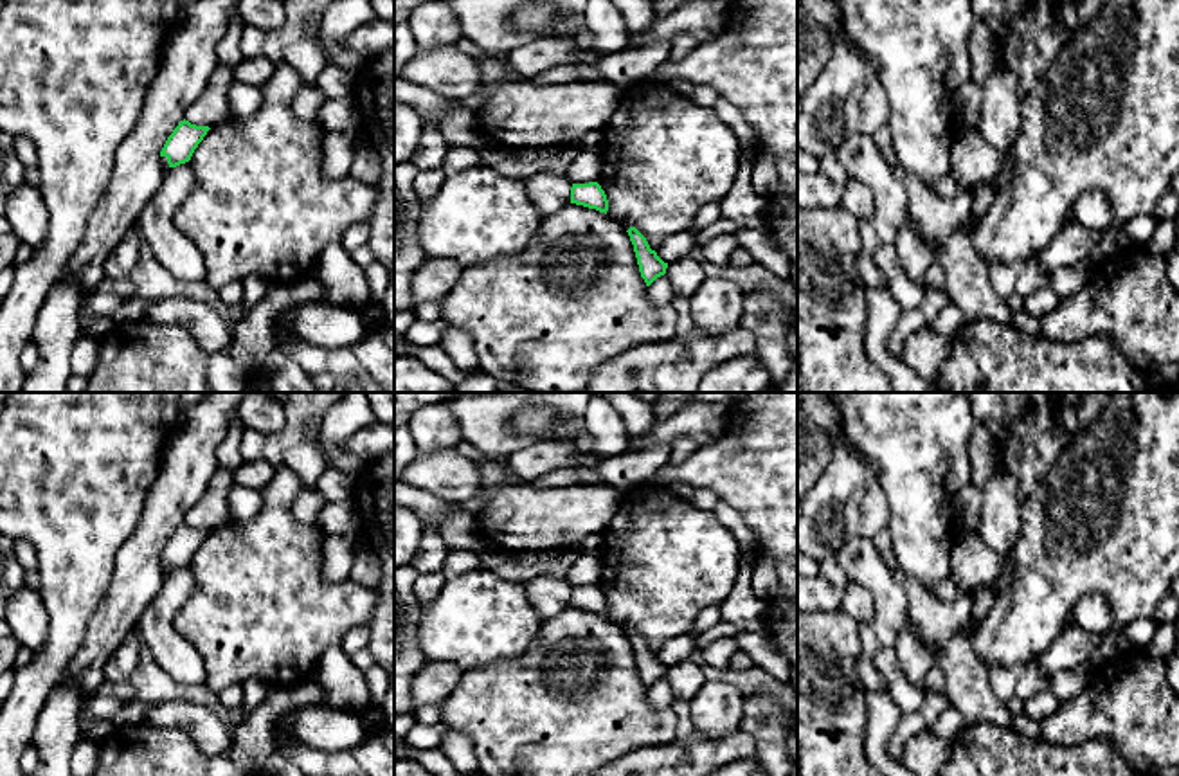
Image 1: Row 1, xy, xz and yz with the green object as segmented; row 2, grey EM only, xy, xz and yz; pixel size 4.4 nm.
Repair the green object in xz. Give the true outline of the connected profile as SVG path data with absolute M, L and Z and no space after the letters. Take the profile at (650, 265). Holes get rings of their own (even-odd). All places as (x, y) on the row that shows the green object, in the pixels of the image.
M630 227L626 232L634 245L641 277L646 286L650 286L657 277L666 274L668 263L664 263L657 252L650 248L646 238L635 227Z

